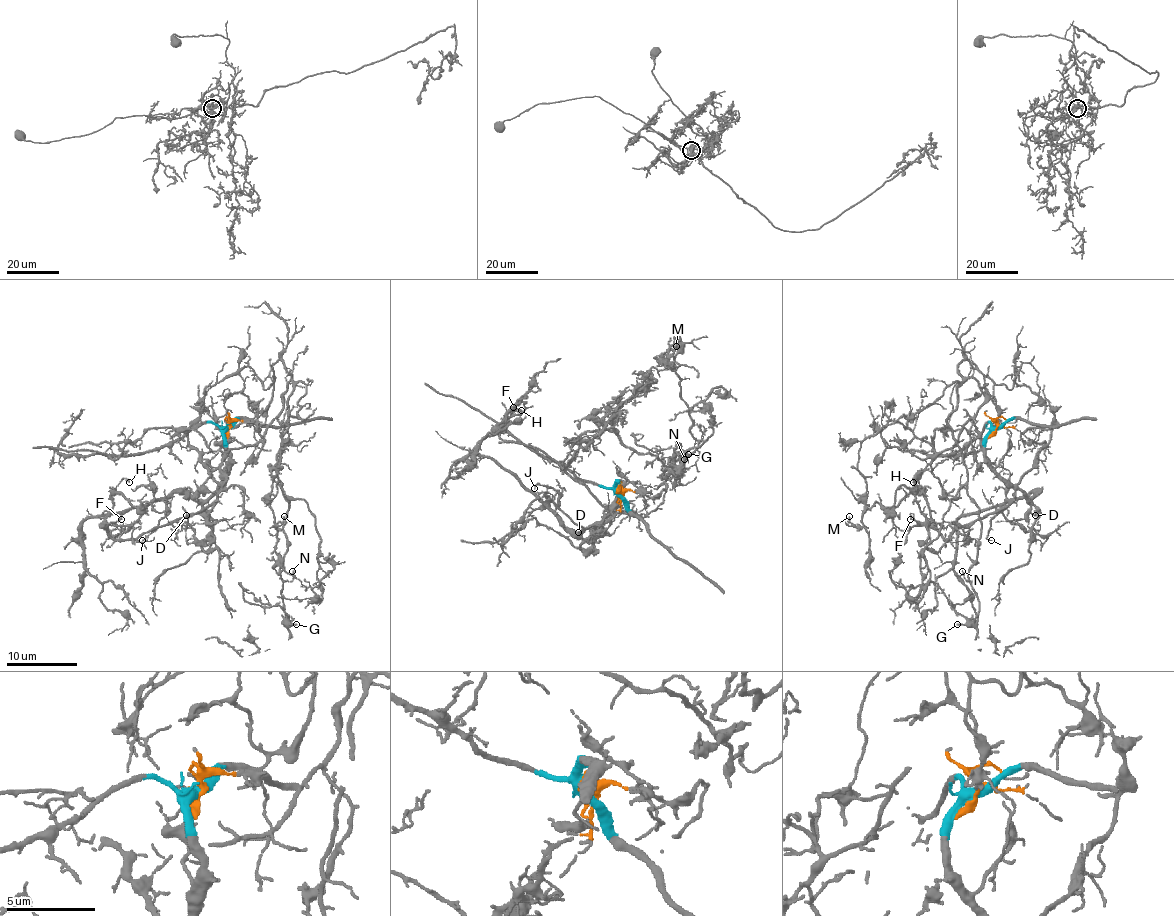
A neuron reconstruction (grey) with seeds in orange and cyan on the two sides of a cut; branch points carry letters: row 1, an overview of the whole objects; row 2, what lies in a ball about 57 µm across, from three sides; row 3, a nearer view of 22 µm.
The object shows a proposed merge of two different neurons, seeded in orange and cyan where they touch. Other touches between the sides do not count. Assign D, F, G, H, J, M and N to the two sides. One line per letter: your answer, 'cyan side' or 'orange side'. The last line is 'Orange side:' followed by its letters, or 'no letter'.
D: cyan side
F: cyan side
G: orange side
H: cyan side
J: cyan side
M: orange side
N: orange side
Orange side: G, M, N

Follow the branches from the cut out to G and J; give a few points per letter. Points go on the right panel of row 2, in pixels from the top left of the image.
G: (997, 430), (993, 383), (967, 360), (947, 425), (979, 509), (968, 572), (979, 614), (956, 625)
J: (997, 428), (988, 435), (986, 461), (1030, 500), (1035, 495), (1012, 500), (997, 514), (988, 533), (991, 540)

